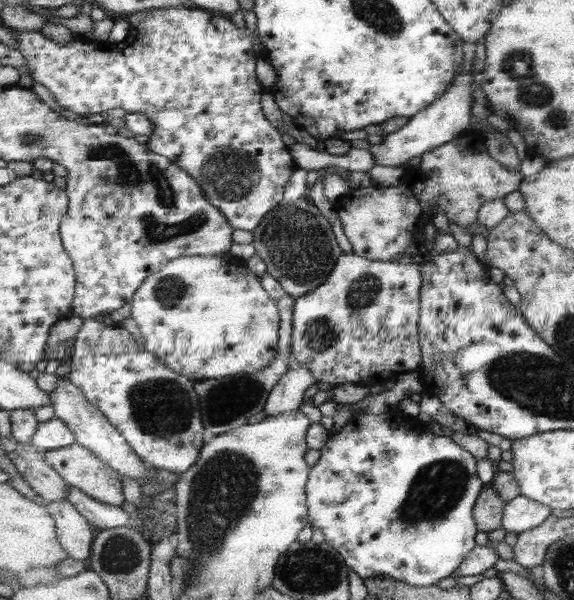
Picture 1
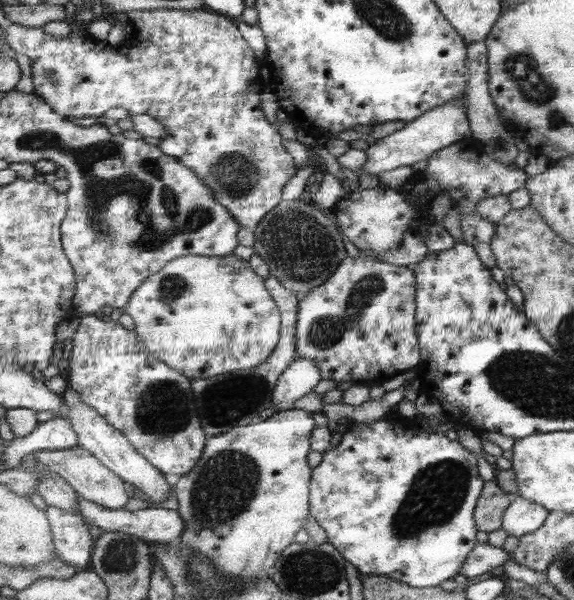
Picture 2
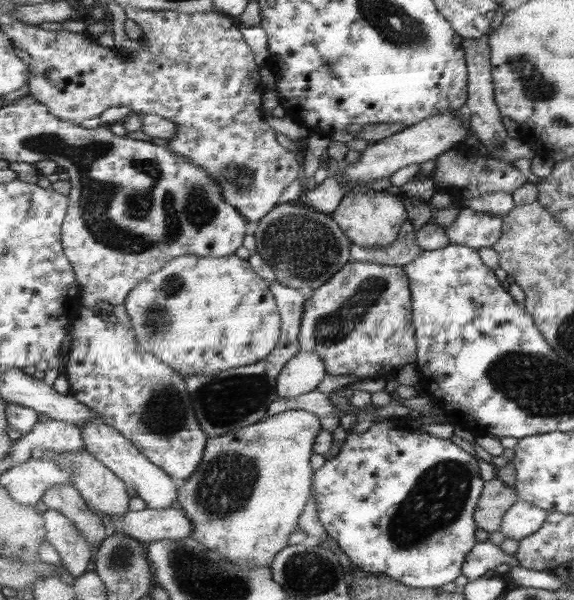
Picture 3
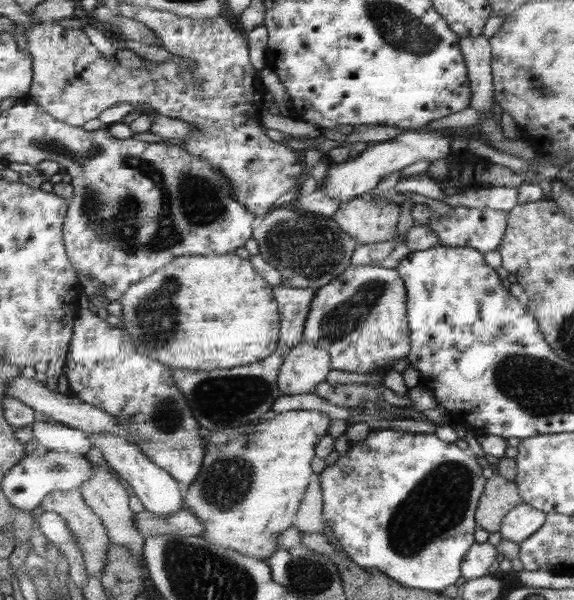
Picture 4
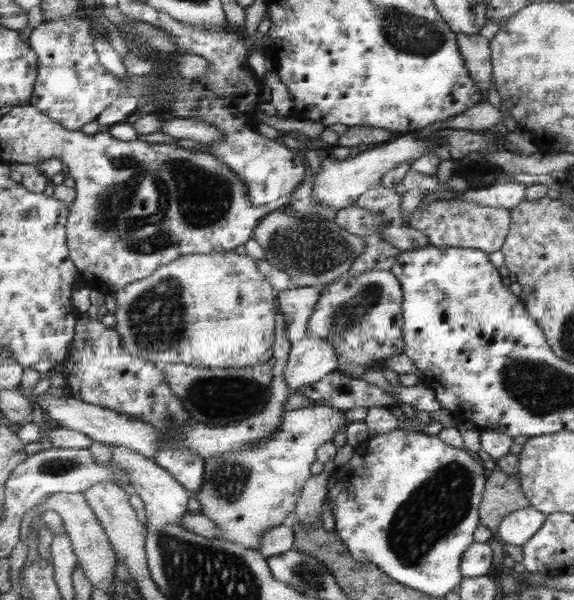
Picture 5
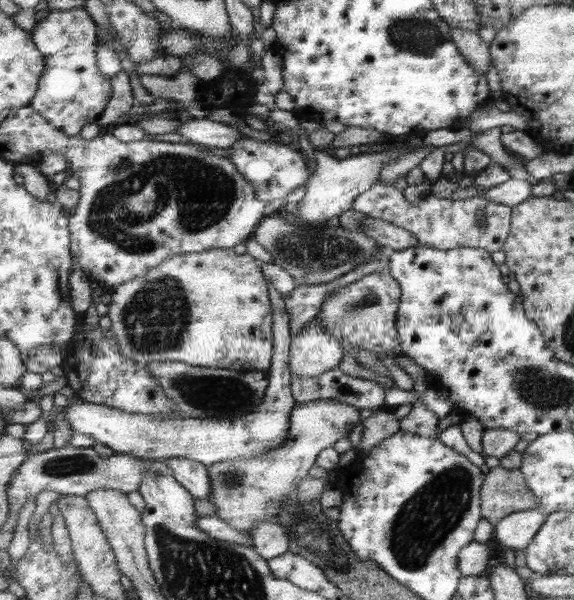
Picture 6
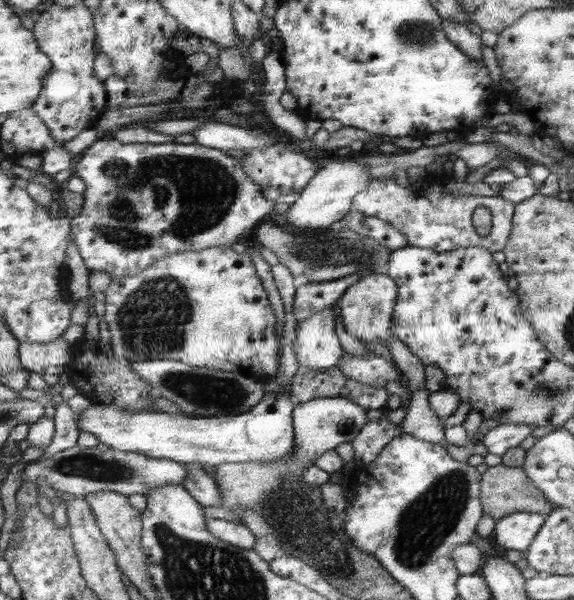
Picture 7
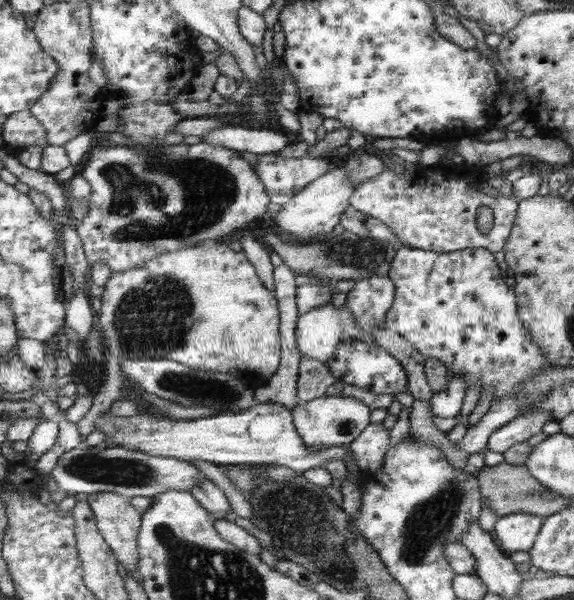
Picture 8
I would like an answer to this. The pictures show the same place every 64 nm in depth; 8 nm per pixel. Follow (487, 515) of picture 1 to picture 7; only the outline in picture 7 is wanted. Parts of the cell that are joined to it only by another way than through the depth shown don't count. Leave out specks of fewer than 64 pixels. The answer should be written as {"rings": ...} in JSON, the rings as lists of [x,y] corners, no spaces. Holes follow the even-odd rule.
{"rings":[[[503,464],[483,467],[481,473],[481,508],[484,514],[495,521],[515,512],[549,512],[552,504],[544,499],[542,493],[533,486],[523,468],[507,467]]]}

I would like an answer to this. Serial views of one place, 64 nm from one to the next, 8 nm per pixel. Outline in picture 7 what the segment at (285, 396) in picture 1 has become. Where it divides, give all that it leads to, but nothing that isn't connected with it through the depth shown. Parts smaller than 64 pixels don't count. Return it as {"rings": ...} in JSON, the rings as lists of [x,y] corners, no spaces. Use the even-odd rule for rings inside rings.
{"rings":[[[327,308],[296,324],[295,338],[291,345],[295,351],[297,368],[307,367],[323,372],[336,366],[344,353],[335,335],[336,321]]]}

